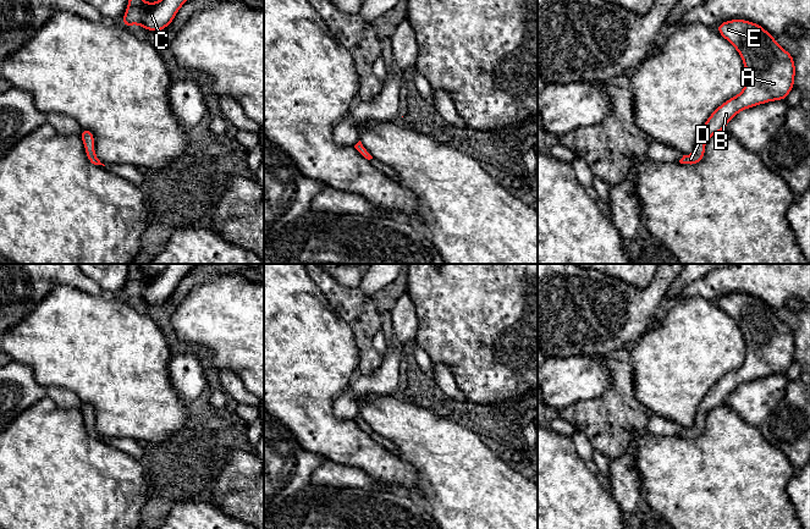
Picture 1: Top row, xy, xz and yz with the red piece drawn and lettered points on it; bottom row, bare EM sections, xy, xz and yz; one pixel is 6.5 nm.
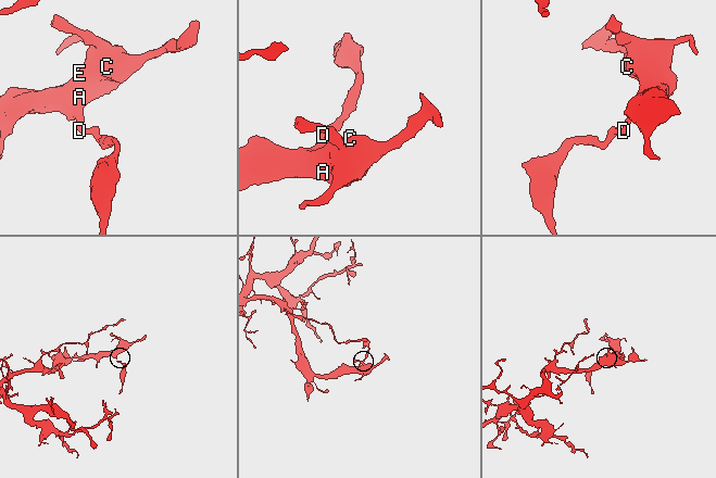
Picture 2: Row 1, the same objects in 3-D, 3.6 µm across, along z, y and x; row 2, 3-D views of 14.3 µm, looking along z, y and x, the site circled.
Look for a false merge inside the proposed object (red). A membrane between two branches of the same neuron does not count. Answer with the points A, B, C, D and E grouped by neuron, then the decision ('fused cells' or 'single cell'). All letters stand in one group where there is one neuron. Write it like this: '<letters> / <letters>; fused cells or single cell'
A B C D E; single cell

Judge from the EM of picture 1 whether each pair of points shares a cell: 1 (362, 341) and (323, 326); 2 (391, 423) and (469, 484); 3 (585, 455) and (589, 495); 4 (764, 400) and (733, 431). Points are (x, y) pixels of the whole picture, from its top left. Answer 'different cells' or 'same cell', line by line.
1: different cells
2: same cell
3: different cells
4: different cells

